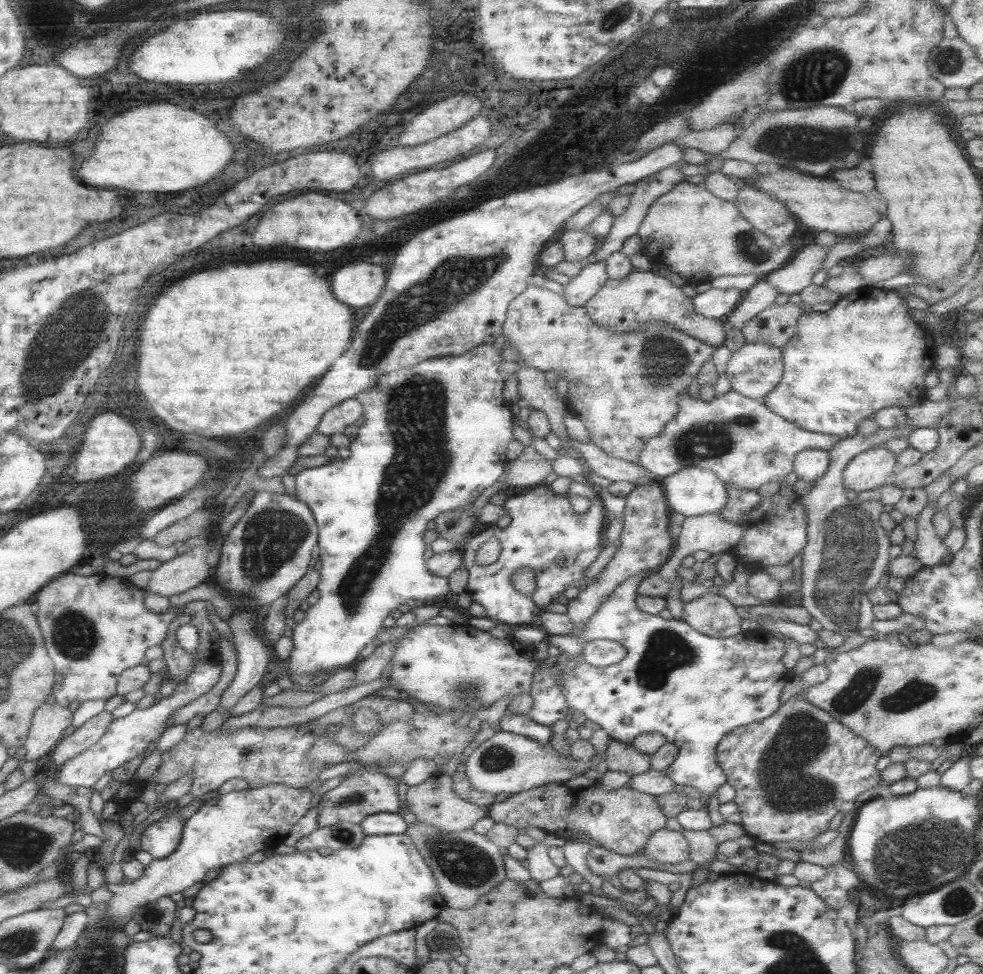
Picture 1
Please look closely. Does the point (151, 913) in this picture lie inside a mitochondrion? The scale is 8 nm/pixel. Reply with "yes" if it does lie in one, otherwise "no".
yes

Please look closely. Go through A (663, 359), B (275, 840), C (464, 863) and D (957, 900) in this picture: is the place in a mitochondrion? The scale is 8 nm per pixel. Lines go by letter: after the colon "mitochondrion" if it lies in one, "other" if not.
A: mitochondrion
B: other
C: mitochondrion
D: mitochondrion

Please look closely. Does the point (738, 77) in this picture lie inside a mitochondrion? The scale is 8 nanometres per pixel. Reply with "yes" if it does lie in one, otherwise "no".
no

